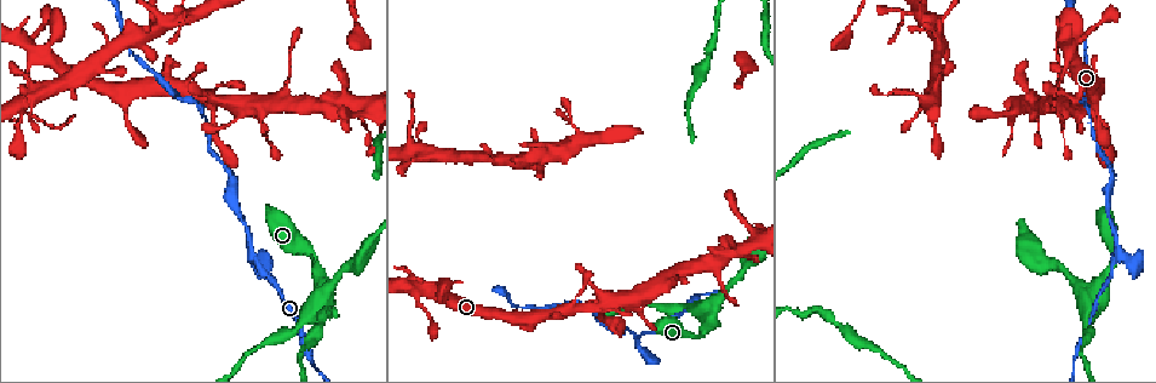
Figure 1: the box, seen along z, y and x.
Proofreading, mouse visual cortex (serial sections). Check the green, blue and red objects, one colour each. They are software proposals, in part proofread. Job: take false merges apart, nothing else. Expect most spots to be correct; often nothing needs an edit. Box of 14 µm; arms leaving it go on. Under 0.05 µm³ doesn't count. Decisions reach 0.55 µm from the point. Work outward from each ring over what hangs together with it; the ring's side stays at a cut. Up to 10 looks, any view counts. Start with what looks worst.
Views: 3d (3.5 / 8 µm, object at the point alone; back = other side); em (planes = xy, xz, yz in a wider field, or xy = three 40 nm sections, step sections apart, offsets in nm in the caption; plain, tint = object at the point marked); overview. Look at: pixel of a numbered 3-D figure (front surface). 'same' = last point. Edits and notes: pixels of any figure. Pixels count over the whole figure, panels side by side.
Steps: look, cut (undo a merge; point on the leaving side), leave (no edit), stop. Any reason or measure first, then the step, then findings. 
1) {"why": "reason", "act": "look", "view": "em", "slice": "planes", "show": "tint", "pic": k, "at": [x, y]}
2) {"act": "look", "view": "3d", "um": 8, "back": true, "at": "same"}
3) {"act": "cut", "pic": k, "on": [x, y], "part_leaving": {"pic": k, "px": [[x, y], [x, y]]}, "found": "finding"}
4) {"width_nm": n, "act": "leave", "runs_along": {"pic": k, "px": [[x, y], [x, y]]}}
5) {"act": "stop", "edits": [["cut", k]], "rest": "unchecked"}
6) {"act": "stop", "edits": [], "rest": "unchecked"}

{"why": "calibre changes", "act": "look", "view": "em", "slice": "xy", "step": 3, "show": "tint", "pic": 1, "at": [1064, 75]}

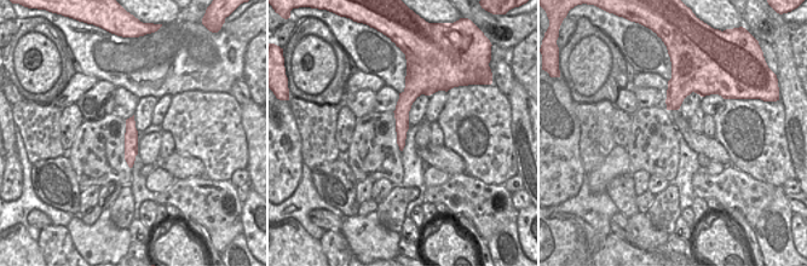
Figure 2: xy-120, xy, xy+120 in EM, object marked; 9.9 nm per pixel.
{"why": "wider look", "act": "look", "view": "3d", "um": 3.5, "at": "same"}

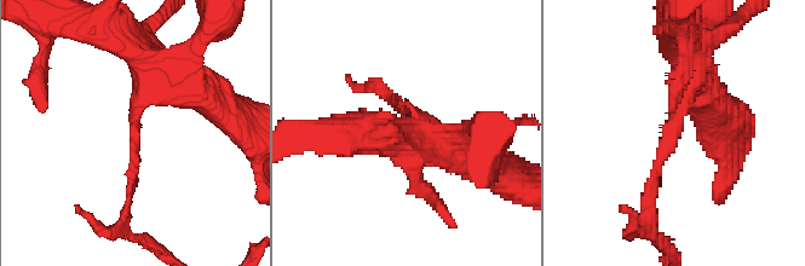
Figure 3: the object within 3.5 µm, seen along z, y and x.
{"width_nm": 150, "act": "cut", "pic": 3, "on": [665, 145], "part_leaving": {"pic": 3, "px": [[682, 107], [651, 180], [651, 221]]}, "found": "a second cell is stuck on"}

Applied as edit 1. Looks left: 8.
{"why": "redraw", "act": "look", "view": "overview"}

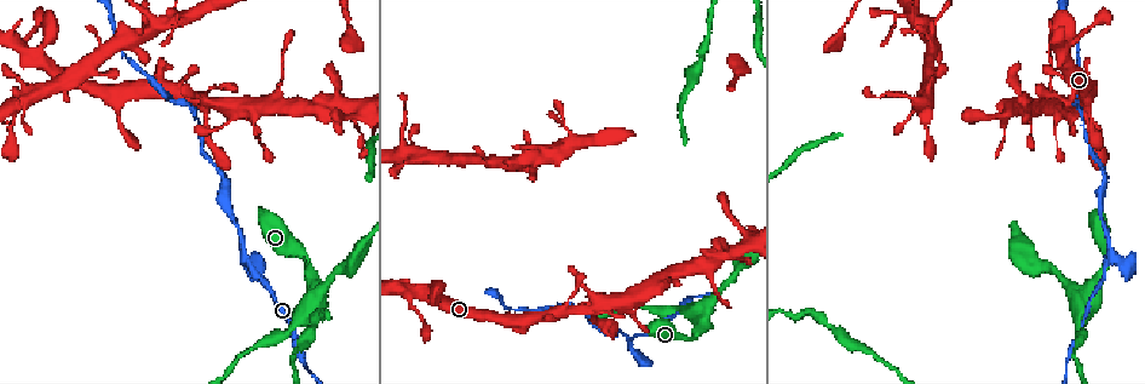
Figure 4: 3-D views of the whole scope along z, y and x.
{"why": "a fork", "act": "look", "view": "3d", "um": 3.5, "pic": 4, "at": [628, 344]}

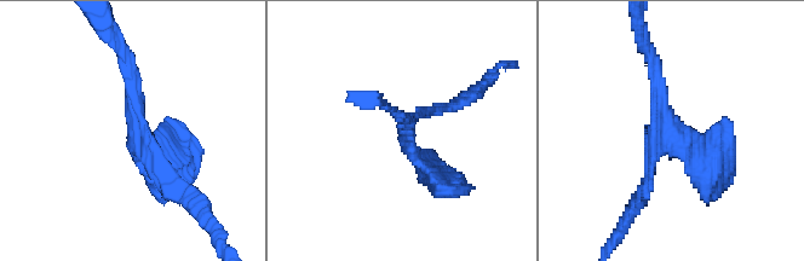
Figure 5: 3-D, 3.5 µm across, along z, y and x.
{"arms": 3, "arm_widths_nm": [150, 200, 300], "act": "look", "view": "em", "slice": "xy", "step": 3, "show": "tint", "pic": 5, "at": [133, 140]}

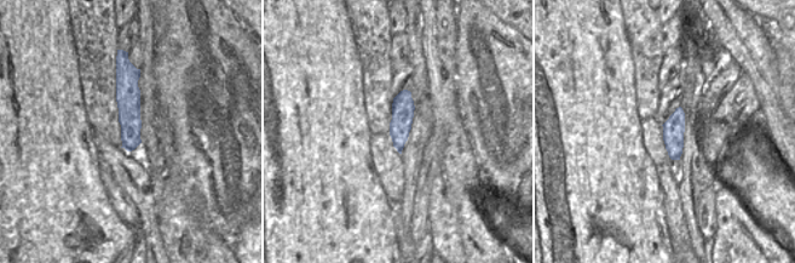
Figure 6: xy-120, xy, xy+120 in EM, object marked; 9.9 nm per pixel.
{"act": "leave", "runs_along": {"pic": 5, "px": [[187, 193], [135, 138], [127, 61]]}, "found": "continuous, no second cell"}

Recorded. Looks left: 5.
{"why": "sharp bend", "act": "look", "view": "3d", "um": 8, "back": true, "pic": 4, "at": [318, 297]}

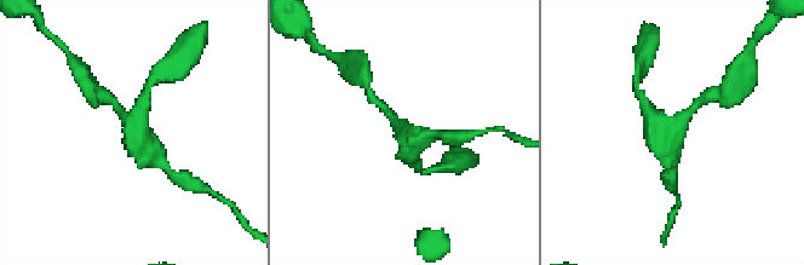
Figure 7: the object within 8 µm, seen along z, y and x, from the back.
{"why": "need the tissue", "act": "look", "view": "em", "slice": "xy", "step": 5, "show": "tint", "pic": 7, "at": [675, 131]}

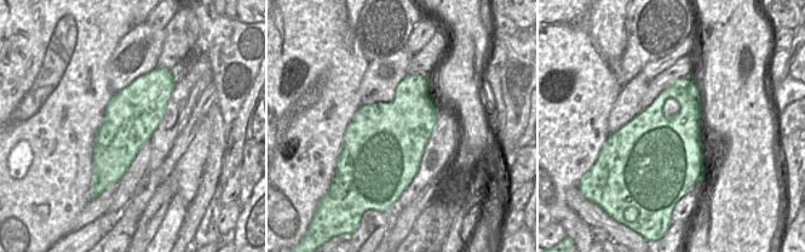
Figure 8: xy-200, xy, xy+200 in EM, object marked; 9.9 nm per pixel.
{"width_nm": 800, "act": "leave", "runs_along": {"pic": 7, "px": [[409, 157], [412, 142], [396, 122]]}, "found": "one cell here"}

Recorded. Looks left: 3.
{"why": "calibre changes", "act": "look", "view": "3d", "um": 8, "back": true, "pic": 4, "at": [279, 84]}

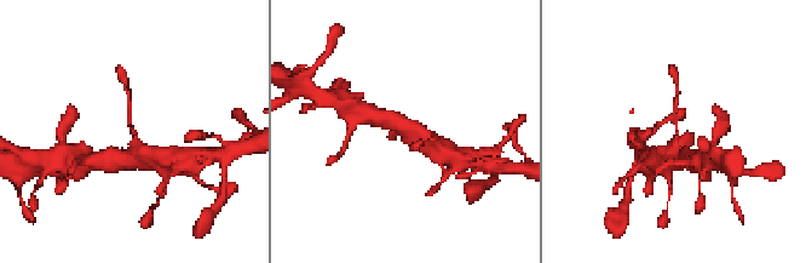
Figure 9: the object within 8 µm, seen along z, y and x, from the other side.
{"act": "look", "view": "em", "slice": "xy", "step": 3, "show": "tint", "pic": 9, "at": [132, 133]}

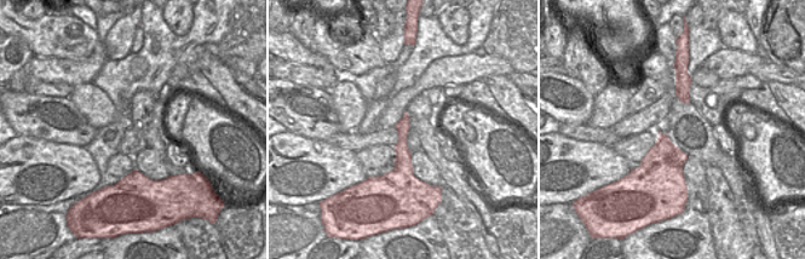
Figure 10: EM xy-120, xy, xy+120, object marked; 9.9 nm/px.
{"act": "leave", "runs_along": {"pic": 10, "px": [[406, 119], [402, 173], [396, 182]]}, "found": "one cell here"}

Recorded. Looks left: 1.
{"act": "stop", "edits": [["cut", 3]], "rest": "unchecked"}

